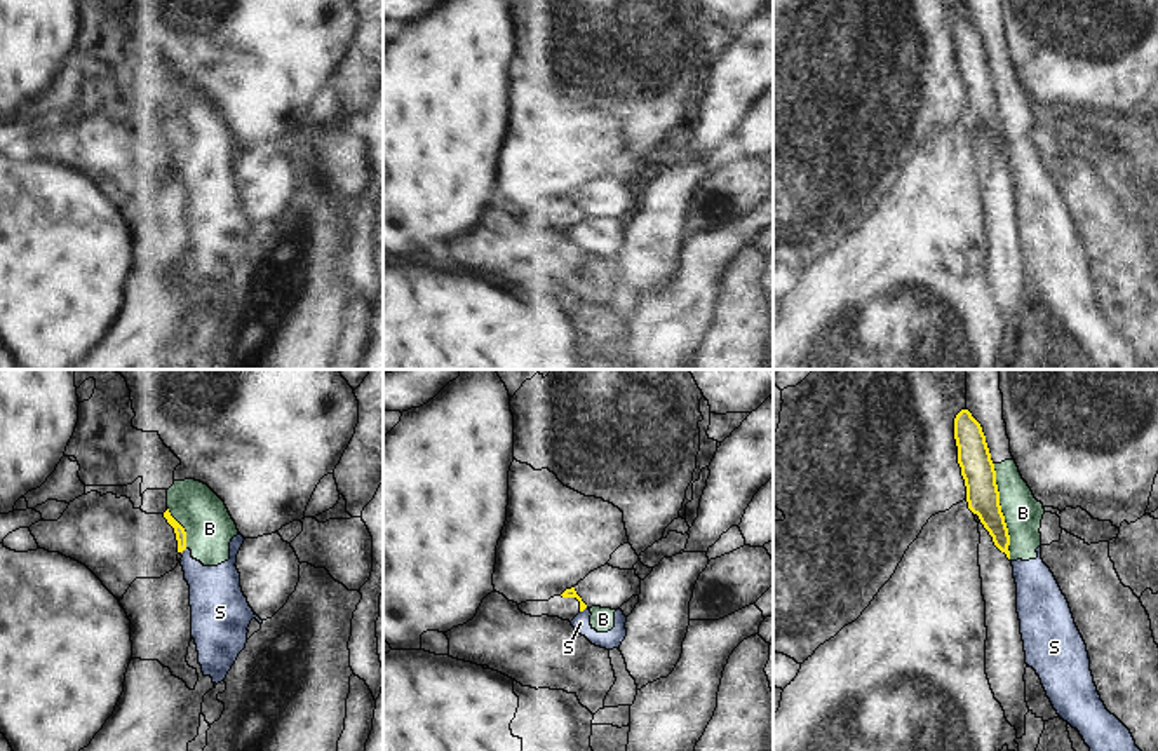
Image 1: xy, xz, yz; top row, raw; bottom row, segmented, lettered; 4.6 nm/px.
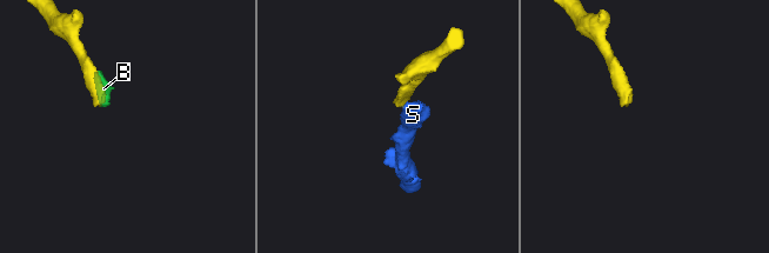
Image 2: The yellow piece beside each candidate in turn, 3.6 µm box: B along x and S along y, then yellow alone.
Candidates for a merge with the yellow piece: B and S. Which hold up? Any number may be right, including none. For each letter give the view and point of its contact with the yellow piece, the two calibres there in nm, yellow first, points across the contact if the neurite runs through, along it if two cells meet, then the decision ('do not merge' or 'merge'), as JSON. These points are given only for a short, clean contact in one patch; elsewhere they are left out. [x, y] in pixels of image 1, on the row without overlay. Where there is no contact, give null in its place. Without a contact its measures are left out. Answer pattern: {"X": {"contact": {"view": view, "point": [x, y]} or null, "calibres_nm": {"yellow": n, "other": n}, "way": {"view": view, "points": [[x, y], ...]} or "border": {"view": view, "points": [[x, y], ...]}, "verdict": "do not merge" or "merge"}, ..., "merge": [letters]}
{"B": {"contact": {"view": "yz", "point": [1000, 121]}, "calibres_nm": {"yellow": 160, "other": 180}, "border": {"view": "yz", "points": [[993, 74], [1010, 168]]}, "verdict": "do not merge"}, "S": {"contact": {"view": "xz", "point": [582, 220]}, "calibres_nm": {"yellow": 50, "other": 90}, "border": {"view": "xz", "points": [[585, 216], [580, 222]]}, "verdict": "do not merge"}, "merge": []}

